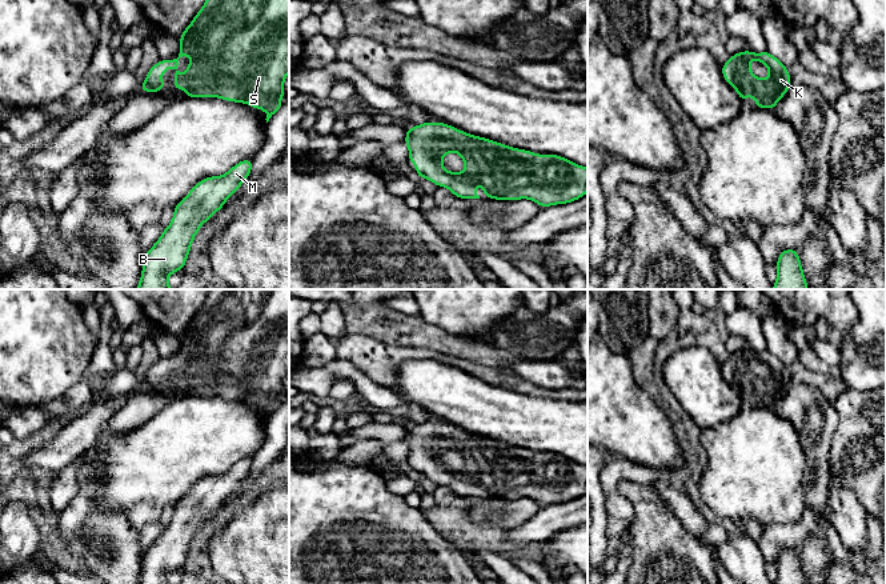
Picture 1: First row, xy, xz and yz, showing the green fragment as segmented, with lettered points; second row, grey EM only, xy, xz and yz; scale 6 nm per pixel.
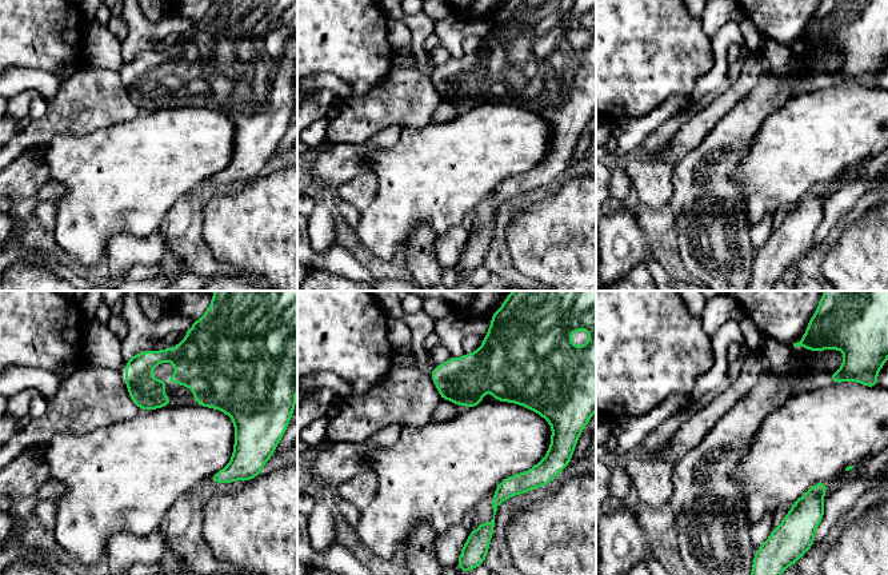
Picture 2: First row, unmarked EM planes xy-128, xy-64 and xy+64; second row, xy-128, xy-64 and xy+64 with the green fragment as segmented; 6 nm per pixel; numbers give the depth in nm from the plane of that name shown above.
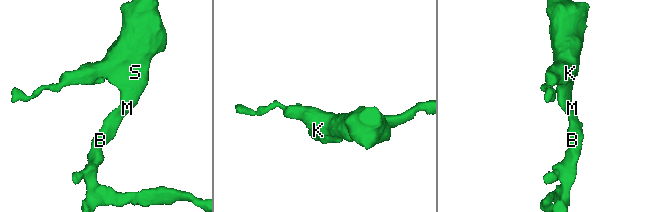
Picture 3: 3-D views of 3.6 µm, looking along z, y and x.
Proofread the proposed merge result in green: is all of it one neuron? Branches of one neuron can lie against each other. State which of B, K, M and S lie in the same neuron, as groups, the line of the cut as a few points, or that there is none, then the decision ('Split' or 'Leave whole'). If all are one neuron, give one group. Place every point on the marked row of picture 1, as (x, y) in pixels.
Groups: B K M S. No split. Leave whole

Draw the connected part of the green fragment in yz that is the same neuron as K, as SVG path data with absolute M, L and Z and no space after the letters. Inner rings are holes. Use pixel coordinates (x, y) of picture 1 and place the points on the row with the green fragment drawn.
M743 51L730 56L722 65L722 75L725 81L737 91L742 103L747 96L753 96L757 108L774 109L791 87L786 67L767 51L762 53ZM753 59L769 68L767 79L762 80L753 75L750 69Z

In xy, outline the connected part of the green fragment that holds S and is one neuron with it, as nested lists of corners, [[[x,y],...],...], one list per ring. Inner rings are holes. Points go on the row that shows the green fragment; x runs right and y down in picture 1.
[[[207,0],[203,8],[180,36],[181,48],[176,60],[160,60],[147,73],[147,80],[139,87],[144,92],[165,89],[161,75],[176,67],[176,89],[184,89],[187,97],[220,97],[226,101],[245,103],[266,112],[266,123],[282,107],[280,97],[286,96],[284,79],[289,73],[289,0]],[[183,55],[191,56],[187,73],[179,72]]]

